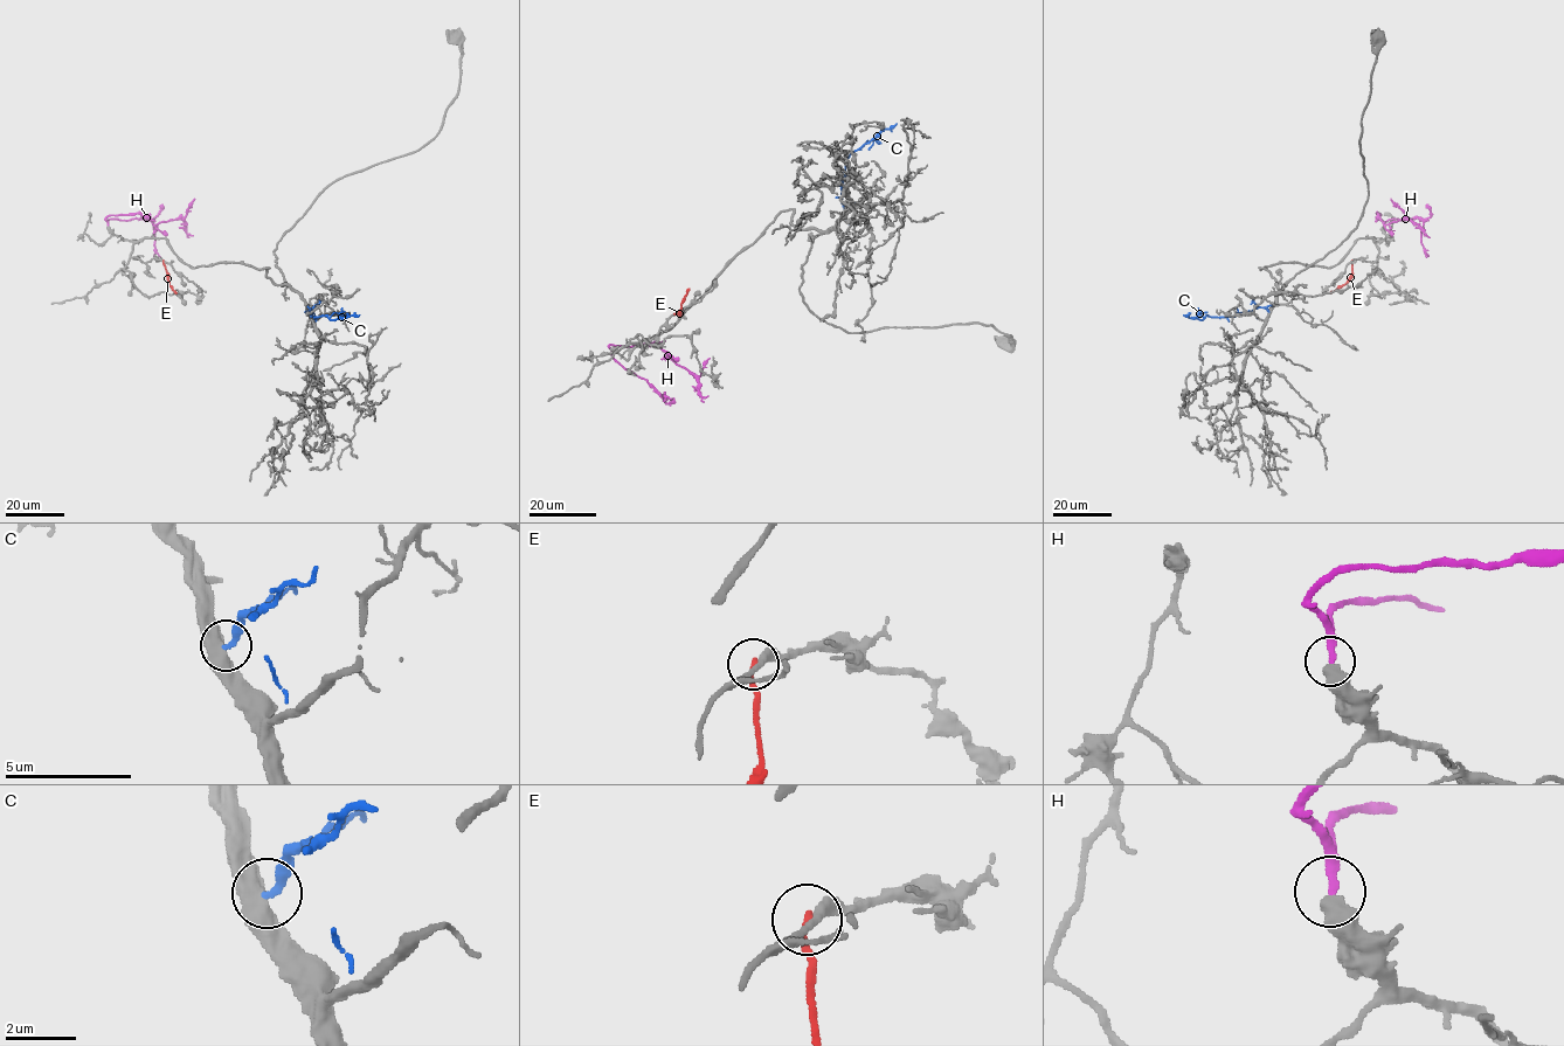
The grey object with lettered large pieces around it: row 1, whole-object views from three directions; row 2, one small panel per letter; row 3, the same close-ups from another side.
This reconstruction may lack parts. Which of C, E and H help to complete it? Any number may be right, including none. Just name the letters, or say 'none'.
H

